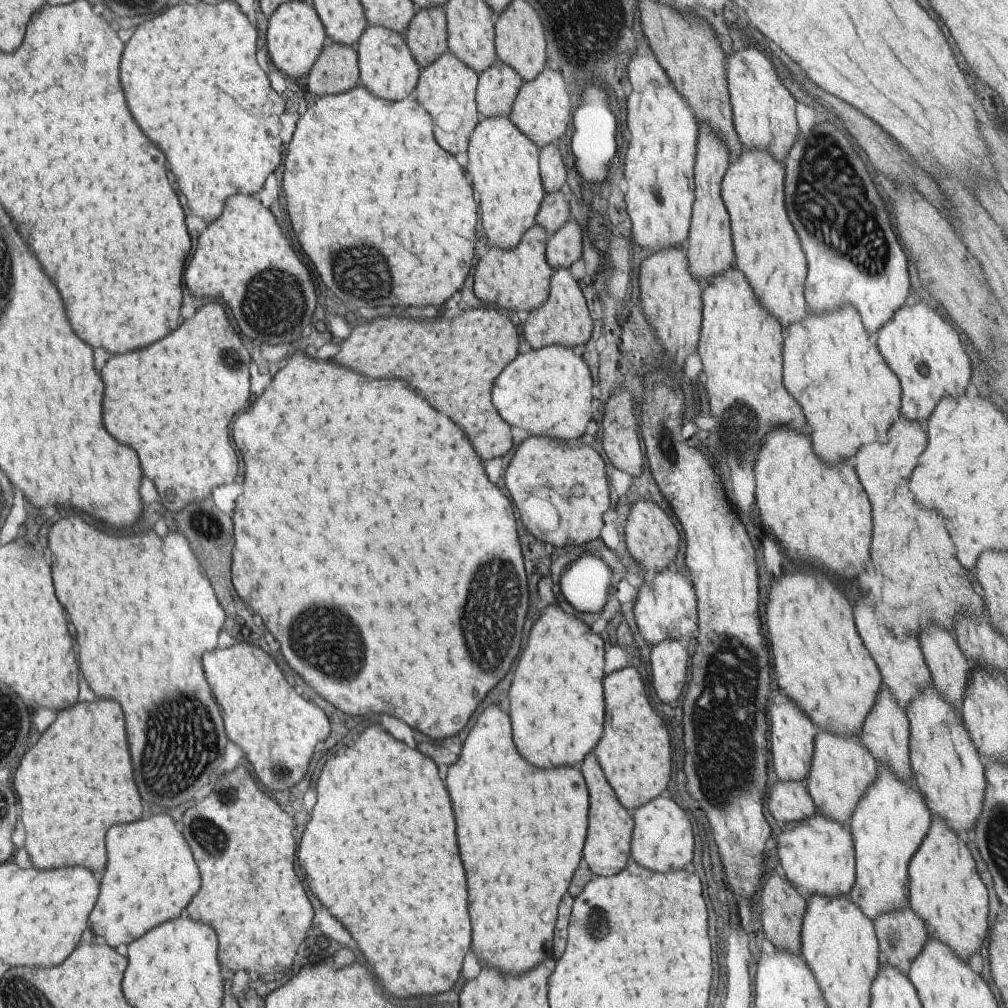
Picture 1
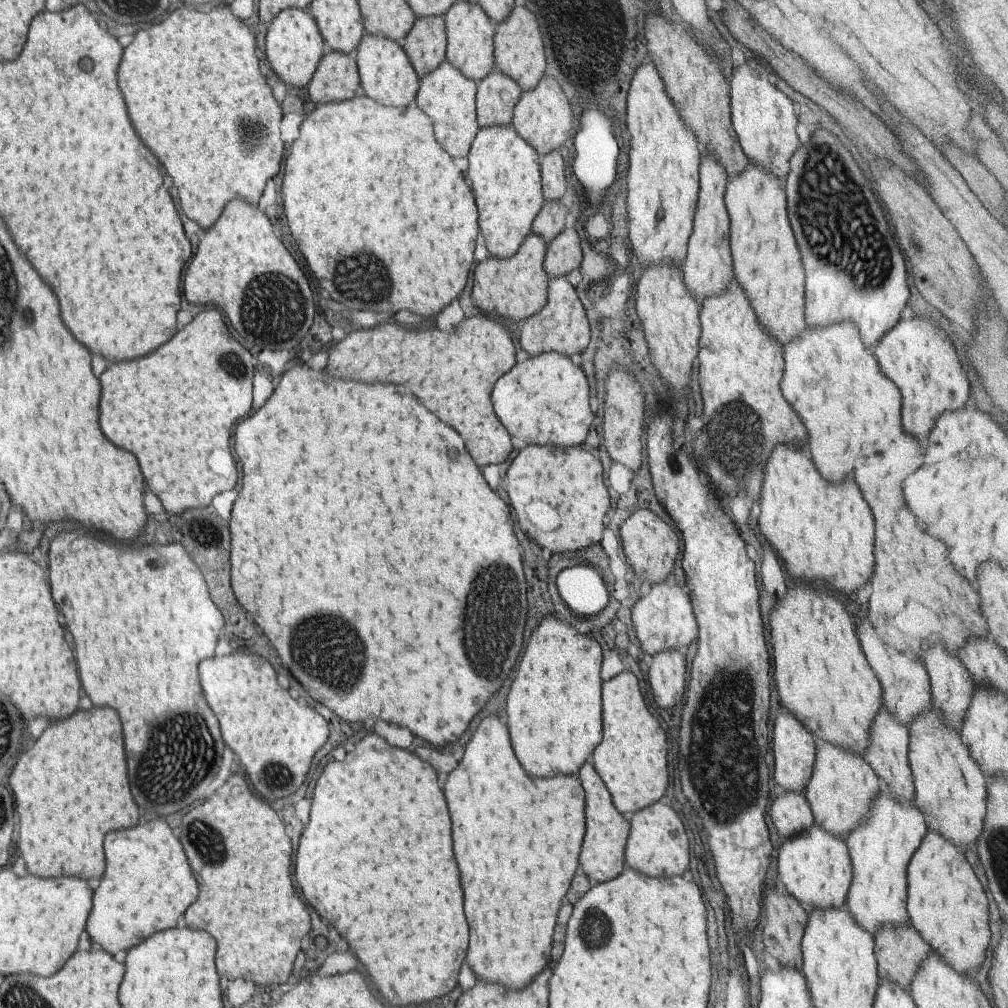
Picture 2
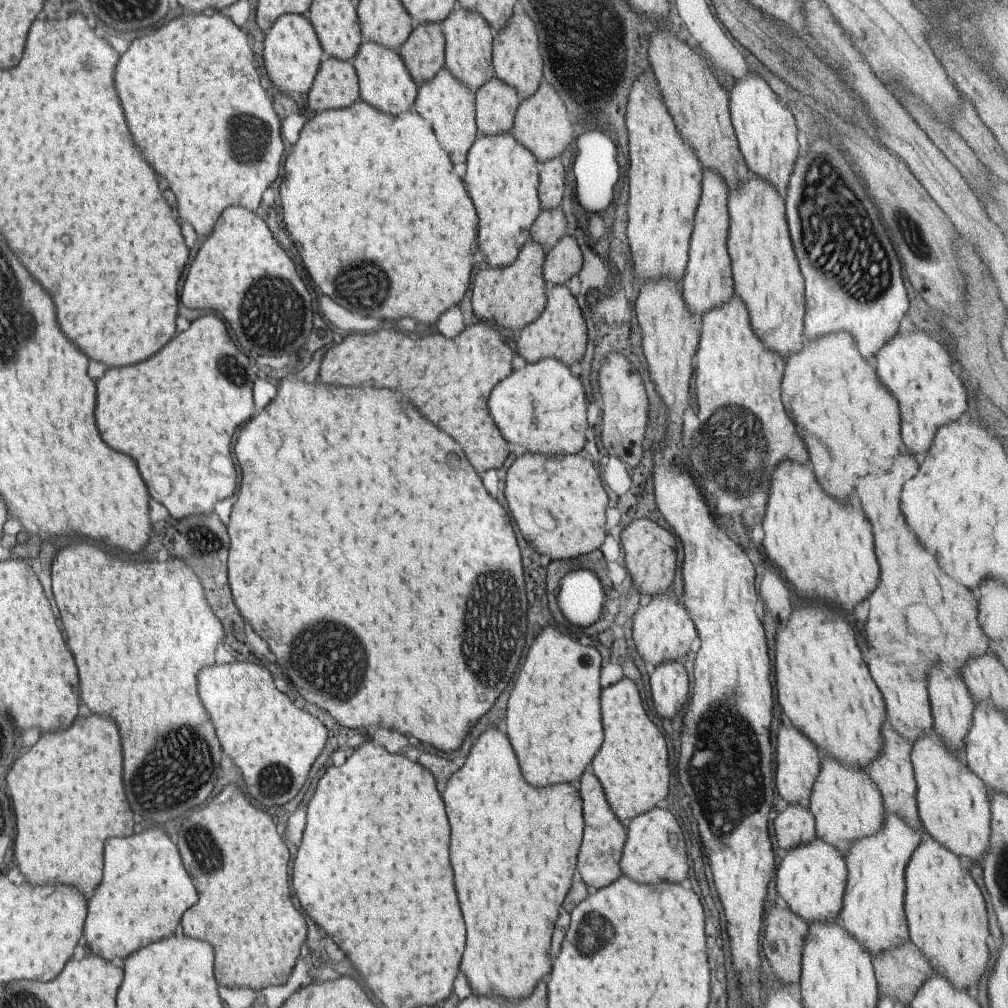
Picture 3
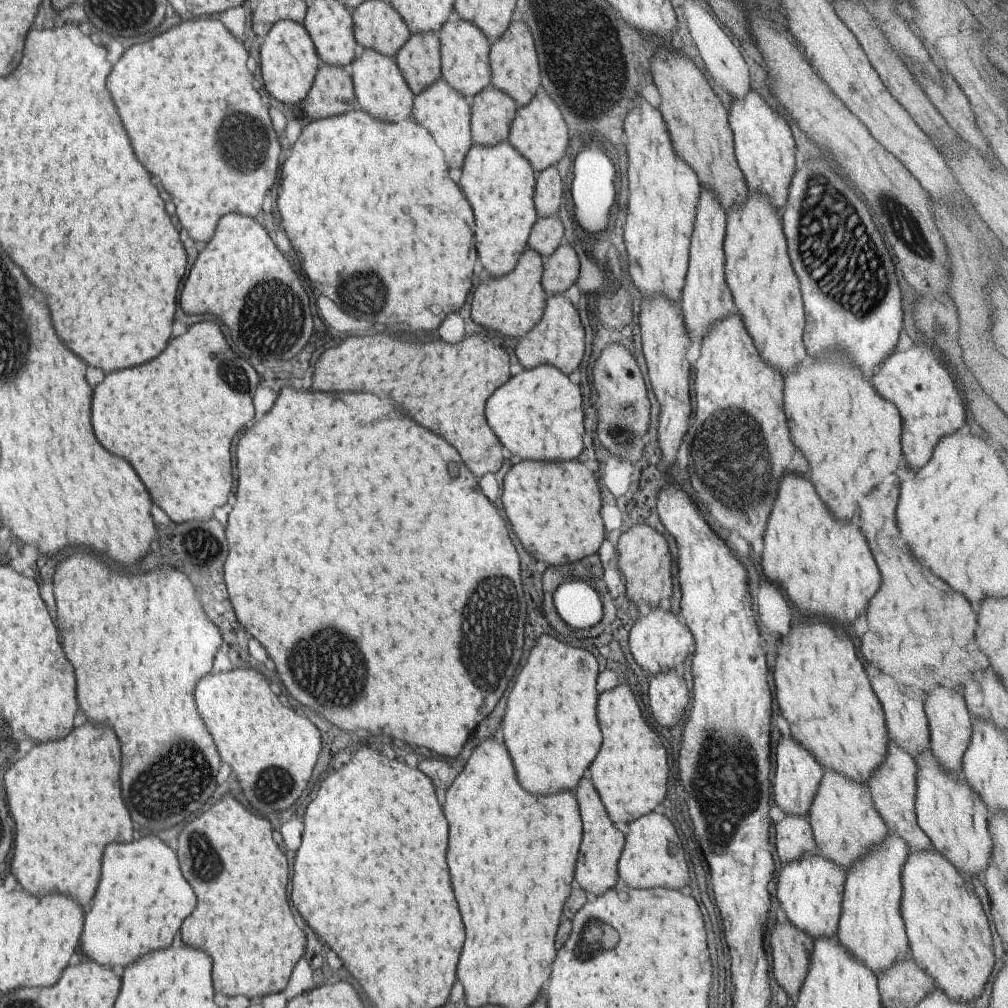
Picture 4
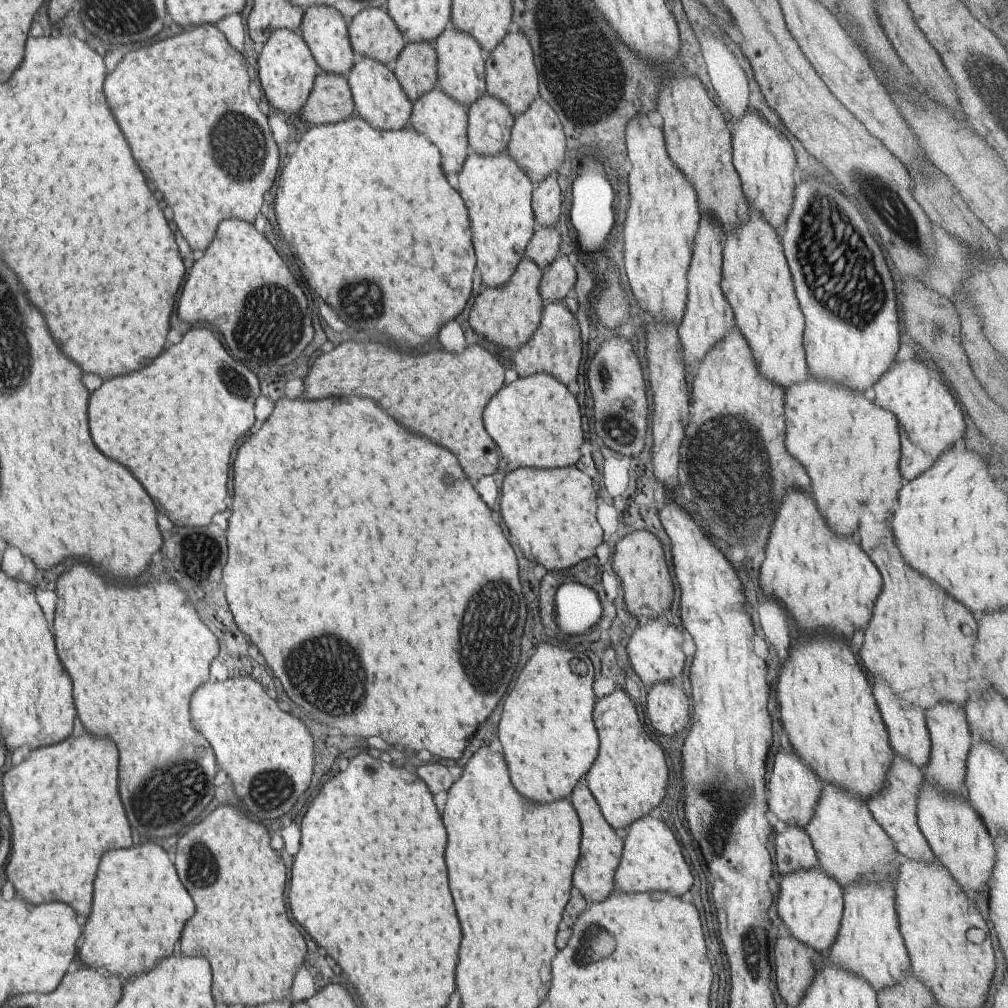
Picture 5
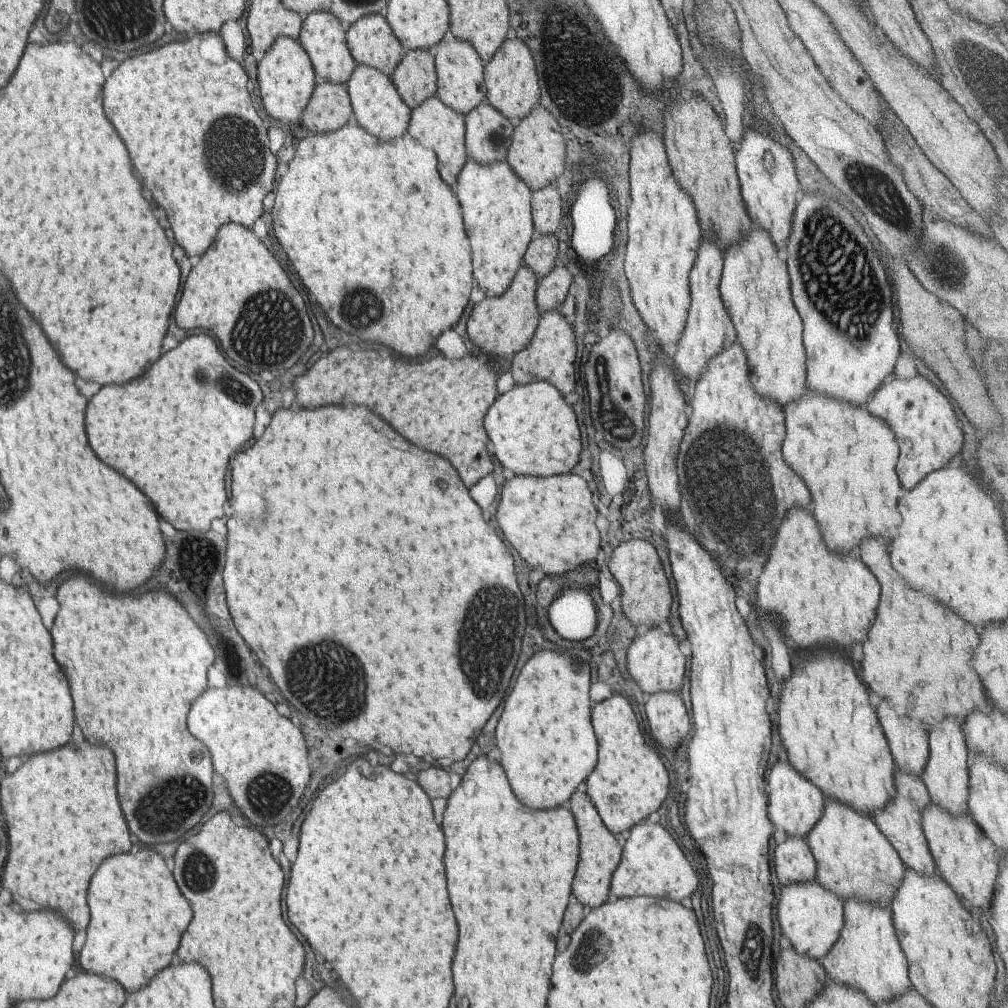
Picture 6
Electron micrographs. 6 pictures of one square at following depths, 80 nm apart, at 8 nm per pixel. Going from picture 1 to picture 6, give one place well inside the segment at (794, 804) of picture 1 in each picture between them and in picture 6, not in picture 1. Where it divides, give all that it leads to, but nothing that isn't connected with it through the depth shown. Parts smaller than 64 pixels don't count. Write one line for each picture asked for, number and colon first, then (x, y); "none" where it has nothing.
2: (791, 813)
3: (794, 827)
4: (794, 839)
5: (794, 851)
6: (793, 861)

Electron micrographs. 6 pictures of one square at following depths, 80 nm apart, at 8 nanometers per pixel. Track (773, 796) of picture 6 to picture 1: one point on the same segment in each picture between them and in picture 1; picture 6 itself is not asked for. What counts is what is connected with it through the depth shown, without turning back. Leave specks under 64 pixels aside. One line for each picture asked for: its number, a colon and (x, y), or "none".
1: (793, 736)
2: (795, 748)
3: (799, 763)
4: (797, 775)
5: (794, 789)

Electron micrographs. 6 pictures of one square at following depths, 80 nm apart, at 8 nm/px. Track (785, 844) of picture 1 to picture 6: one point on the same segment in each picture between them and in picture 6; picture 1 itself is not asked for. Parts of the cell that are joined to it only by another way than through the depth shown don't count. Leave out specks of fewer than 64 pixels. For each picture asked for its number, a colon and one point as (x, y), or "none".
2: (815, 867)
3: (812, 879)
4: (810, 890)
5: (810, 903)
6: (811, 917)

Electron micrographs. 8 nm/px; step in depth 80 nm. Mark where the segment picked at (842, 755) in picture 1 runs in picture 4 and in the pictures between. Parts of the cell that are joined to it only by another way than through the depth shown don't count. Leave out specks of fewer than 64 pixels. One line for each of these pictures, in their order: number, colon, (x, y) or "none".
2: (843, 787)
3: (846, 805)
4: (845, 824)

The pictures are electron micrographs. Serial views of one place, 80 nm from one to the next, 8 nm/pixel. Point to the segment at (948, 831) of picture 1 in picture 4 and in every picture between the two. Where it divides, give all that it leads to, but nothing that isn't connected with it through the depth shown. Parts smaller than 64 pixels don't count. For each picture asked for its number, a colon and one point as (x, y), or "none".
2: (946, 904)
3: (946, 915)
4: (947, 928)

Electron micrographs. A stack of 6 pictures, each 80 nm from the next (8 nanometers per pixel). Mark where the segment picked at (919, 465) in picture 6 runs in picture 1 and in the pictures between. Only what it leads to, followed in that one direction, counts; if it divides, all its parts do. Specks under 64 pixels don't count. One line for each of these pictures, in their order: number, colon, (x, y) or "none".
1: (927, 355)
2: (919, 358)
3: (916, 370)
4: (918, 384)
5: (930, 420)

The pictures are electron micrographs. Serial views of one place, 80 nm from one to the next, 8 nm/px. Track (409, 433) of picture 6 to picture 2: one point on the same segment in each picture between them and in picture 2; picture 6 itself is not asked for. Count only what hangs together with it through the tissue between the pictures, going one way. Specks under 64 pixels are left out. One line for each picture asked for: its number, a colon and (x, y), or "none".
2: (442, 370)
3: (450, 380)
4: (445, 388)
5: (440, 394)

